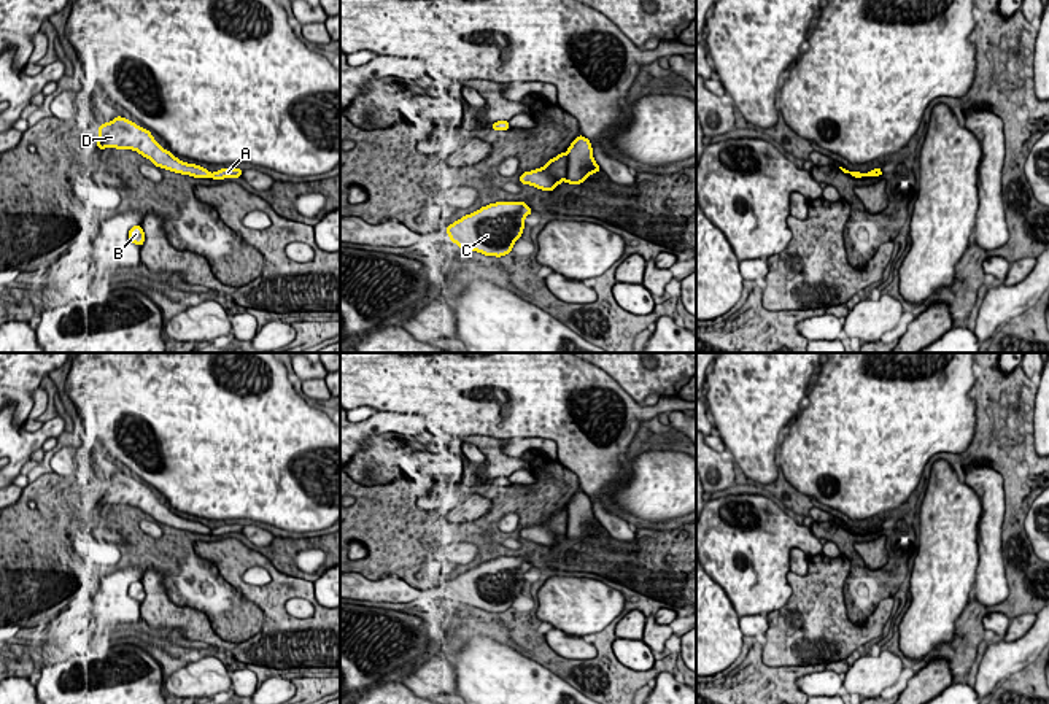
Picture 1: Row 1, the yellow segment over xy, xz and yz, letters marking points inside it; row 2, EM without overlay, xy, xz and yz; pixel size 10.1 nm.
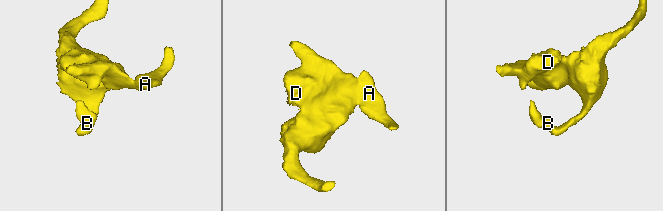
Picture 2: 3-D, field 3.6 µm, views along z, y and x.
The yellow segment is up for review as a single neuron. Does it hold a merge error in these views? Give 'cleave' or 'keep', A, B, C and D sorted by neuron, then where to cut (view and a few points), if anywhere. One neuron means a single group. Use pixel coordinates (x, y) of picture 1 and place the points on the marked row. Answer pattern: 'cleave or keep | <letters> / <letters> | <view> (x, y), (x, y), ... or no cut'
cleave | A / B C D | xz (568, 153), (565, 180)

